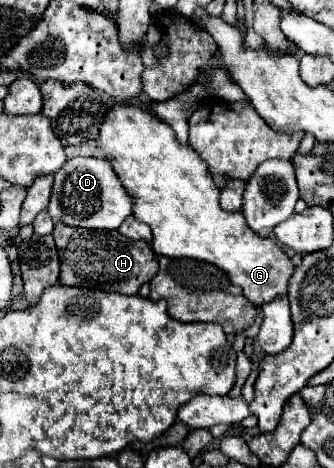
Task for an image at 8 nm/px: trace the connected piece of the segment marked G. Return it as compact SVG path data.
M116 104L102 122L98 146L102 156L112 164L114 172L122 180L124 188L128 188L128 192L132 194L134 216L152 228L152 250L156 254L168 258L194 258L224 270L230 276L232 284L240 286L244 290L244 296L254 306L262 306L268 300L286 296L288 280L294 272L294 264L290 262L286 252L278 248L274 240L256 236L248 228L248 224L244 224L244 216L240 212L226 212L220 208L220 190L216 188L208 172L208 164L204 164L204 160L194 148L180 144L174 130L166 122L162 122L152 112L142 110L140 106Z

